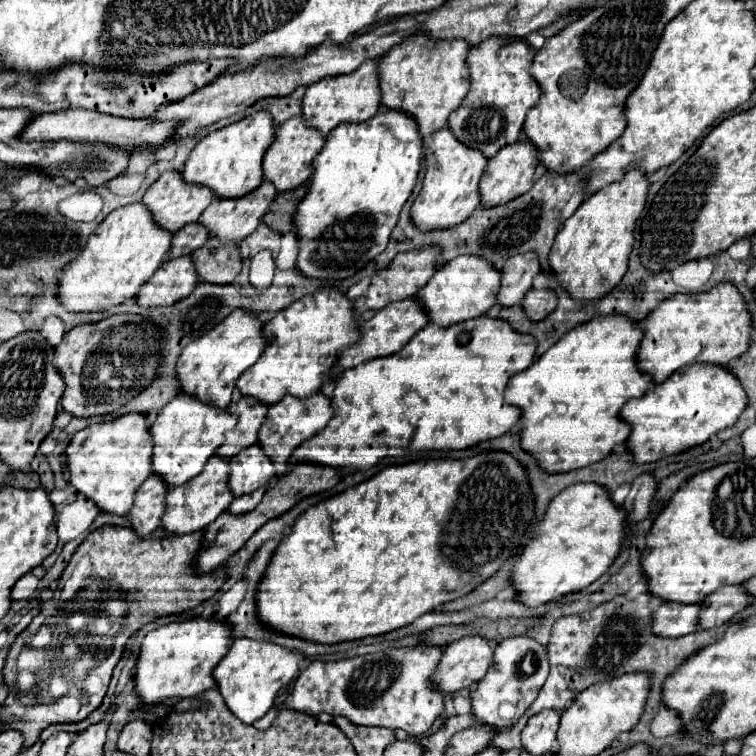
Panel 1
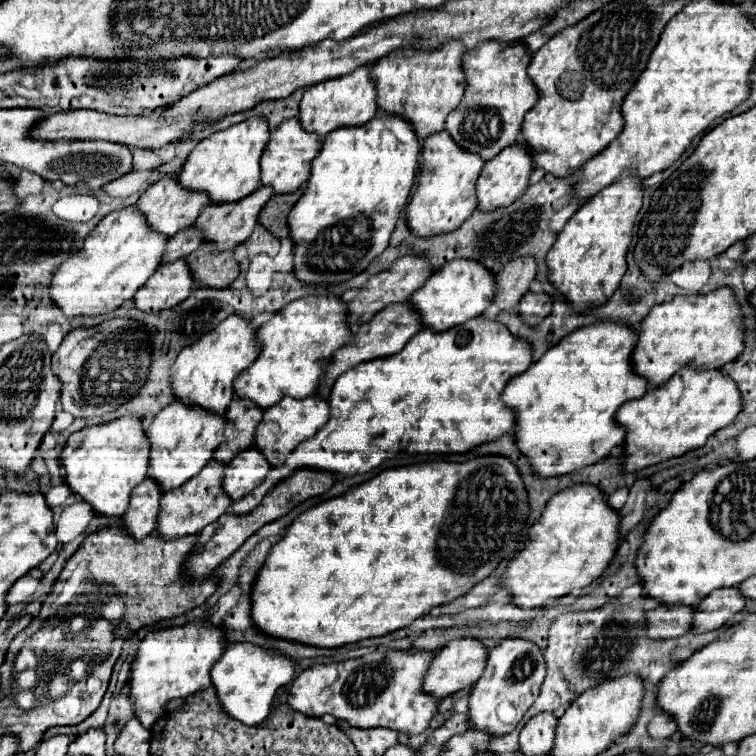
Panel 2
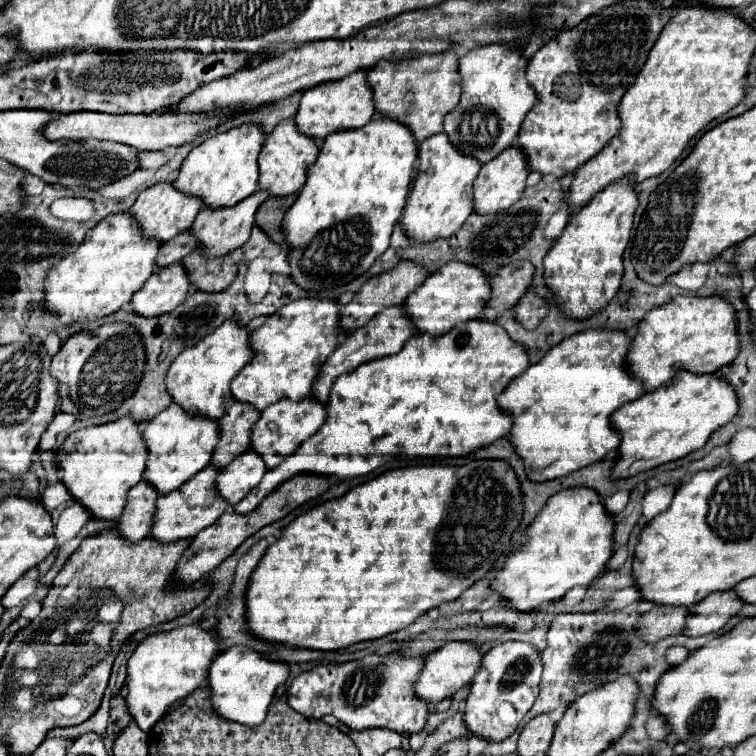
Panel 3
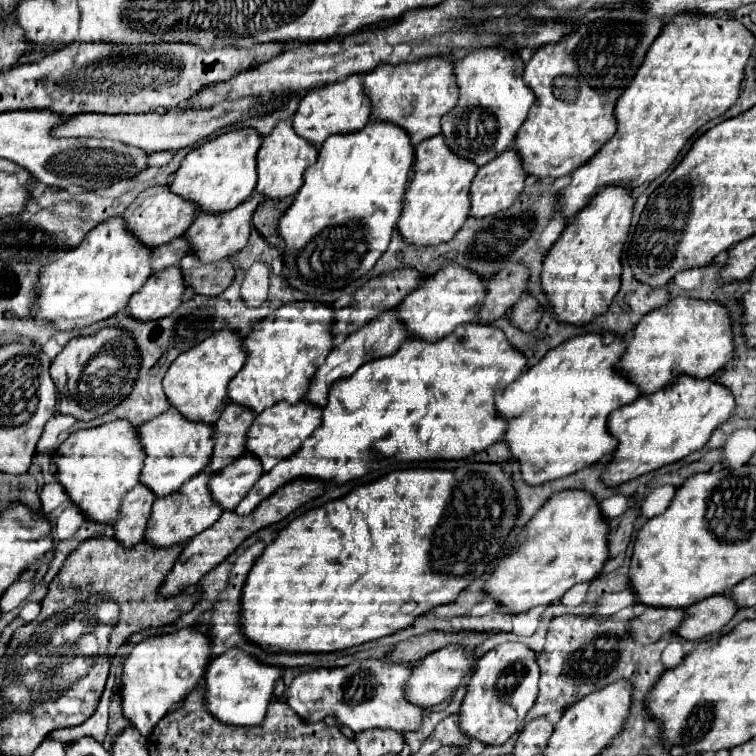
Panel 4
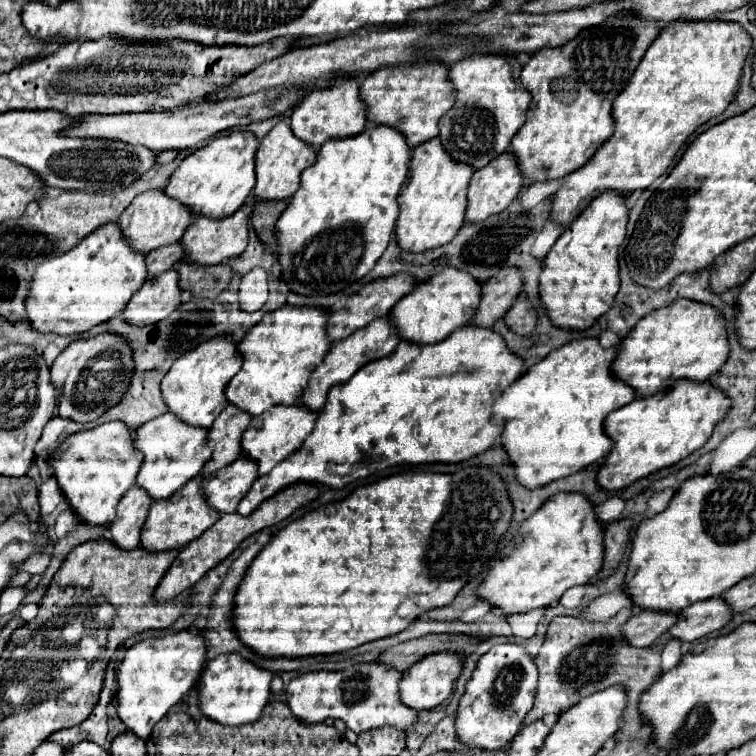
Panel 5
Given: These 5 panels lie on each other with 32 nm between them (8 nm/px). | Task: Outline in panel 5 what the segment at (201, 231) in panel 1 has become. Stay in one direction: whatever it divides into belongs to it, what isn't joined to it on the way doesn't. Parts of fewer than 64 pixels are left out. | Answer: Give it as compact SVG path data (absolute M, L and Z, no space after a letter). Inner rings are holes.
M176 242L176 244L170 244L170 246L162 246L154 252L148 254L148 280L150 278L156 278L160 276L162 272L178 266L180 258L182 258L184 250L182 246Z

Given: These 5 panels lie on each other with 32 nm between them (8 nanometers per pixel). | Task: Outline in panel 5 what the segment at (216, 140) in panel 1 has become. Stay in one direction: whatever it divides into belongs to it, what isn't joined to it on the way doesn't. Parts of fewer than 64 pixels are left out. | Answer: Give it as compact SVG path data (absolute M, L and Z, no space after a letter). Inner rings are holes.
M232 132L214 138L208 146L196 150L194 154L182 160L182 164L170 176L164 194L168 194L174 200L182 200L182 204L194 216L208 216L212 220L222 220L224 216L232 216L232 212L236 212L236 208L240 208L254 190L256 148L258 148L258 138L250 132Z

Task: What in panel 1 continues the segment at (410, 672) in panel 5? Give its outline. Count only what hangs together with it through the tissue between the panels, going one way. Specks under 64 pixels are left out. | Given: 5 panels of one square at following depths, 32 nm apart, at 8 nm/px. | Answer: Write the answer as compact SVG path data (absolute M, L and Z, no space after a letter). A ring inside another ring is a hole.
M464 636L444 648L444 656L432 674L432 686L438 692L454 694L462 688L474 688L480 676L492 664L494 648L482 636Z

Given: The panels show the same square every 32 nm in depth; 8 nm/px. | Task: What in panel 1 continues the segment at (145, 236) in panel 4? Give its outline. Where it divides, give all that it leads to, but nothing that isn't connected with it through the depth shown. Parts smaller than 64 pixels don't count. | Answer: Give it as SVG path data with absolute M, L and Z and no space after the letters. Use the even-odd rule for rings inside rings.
M164 172L142 196L142 204L148 208L152 218L166 230L166 232L178 232L184 224L196 222L198 216L204 212L204 208L214 200L214 194L204 186L186 184L180 176L180 172Z

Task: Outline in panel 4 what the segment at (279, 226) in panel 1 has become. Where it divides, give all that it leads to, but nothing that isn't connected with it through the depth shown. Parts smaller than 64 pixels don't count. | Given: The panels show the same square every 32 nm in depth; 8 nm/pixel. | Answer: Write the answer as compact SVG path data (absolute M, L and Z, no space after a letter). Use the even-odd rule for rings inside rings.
M292 196L282 198L282 200L272 200L266 198L258 204L254 216L252 216L252 224L258 230L258 234L270 244L270 246L280 246L282 238L278 236L278 220L282 218L282 214L286 212L286 208L292 204Z

